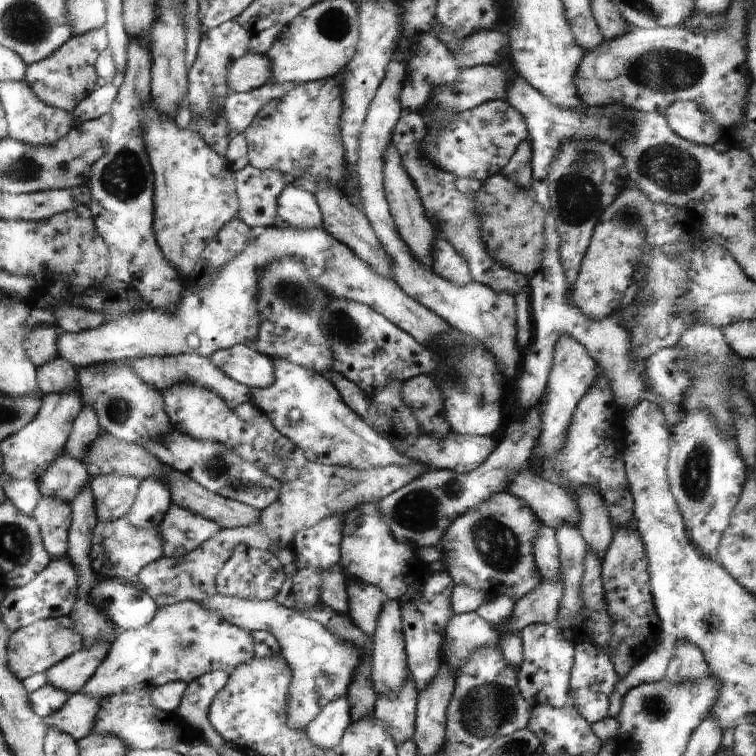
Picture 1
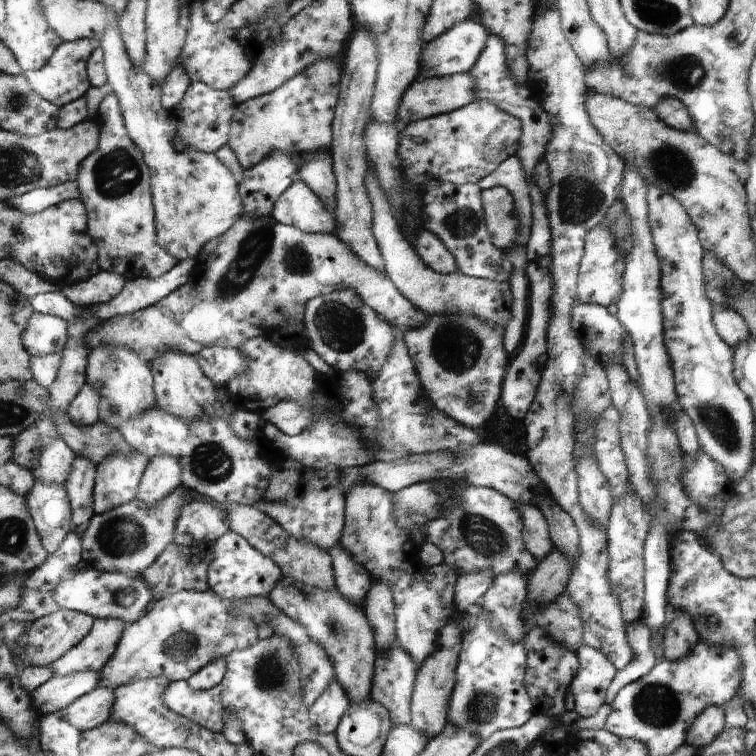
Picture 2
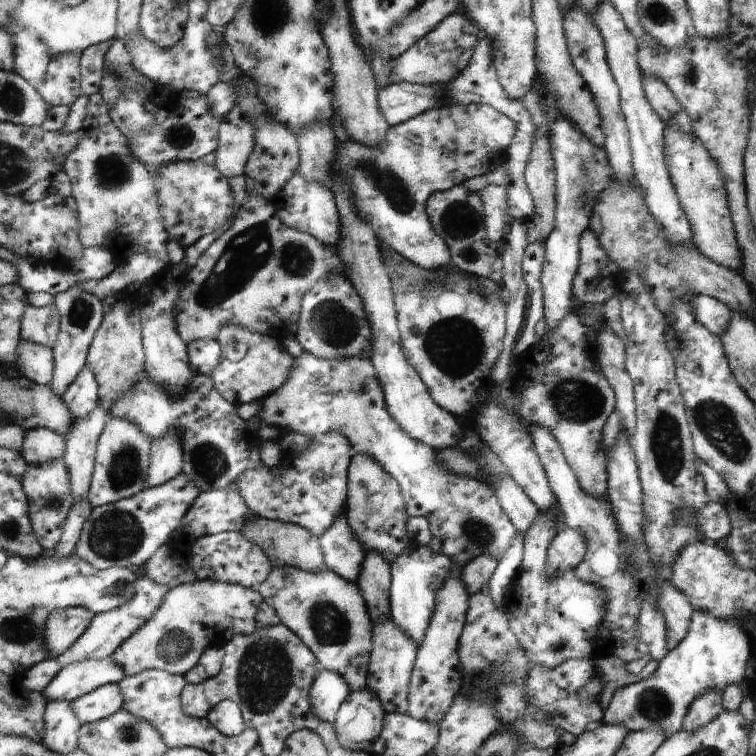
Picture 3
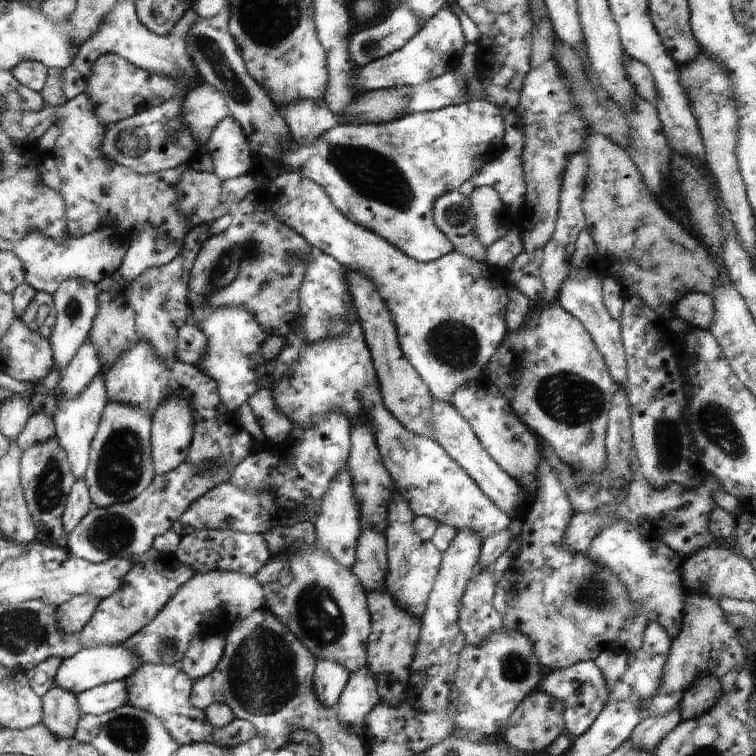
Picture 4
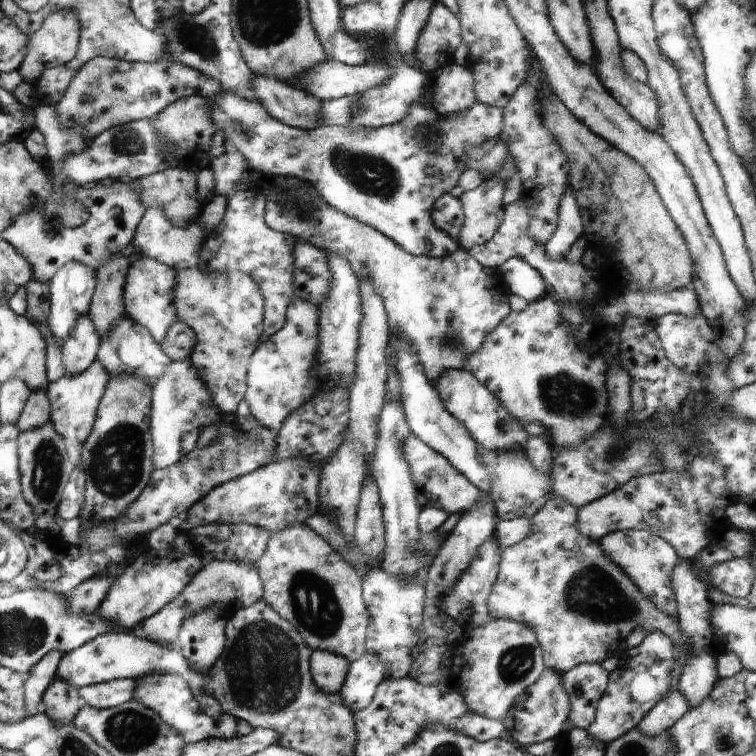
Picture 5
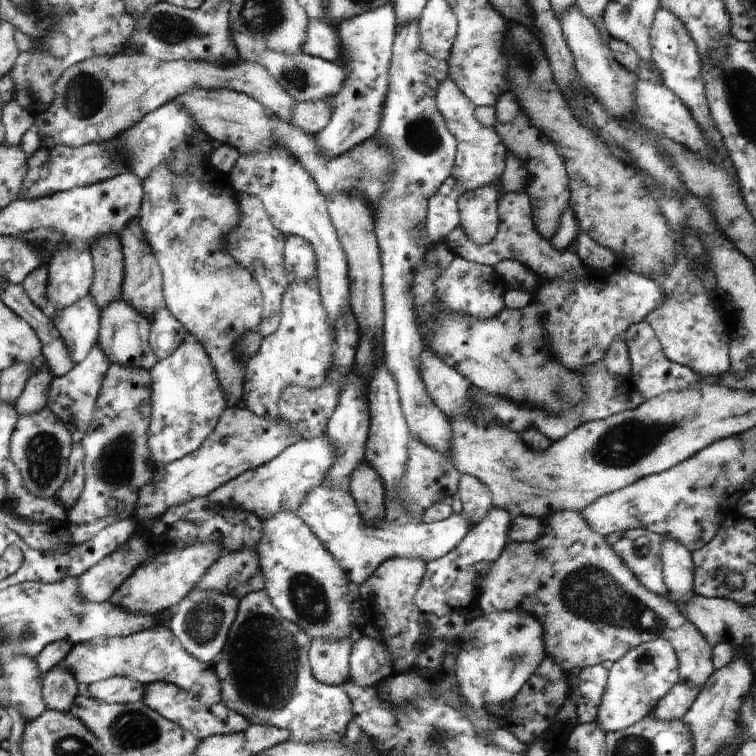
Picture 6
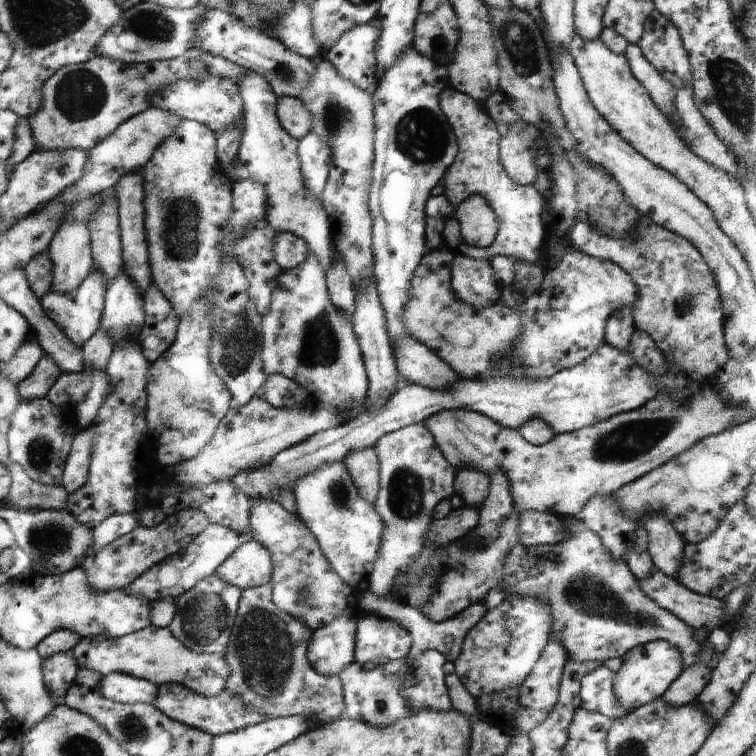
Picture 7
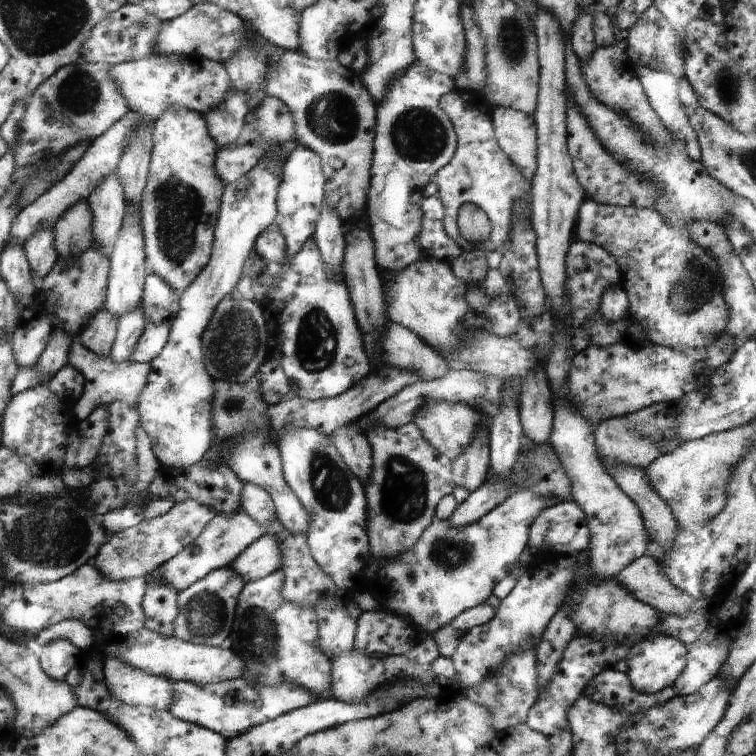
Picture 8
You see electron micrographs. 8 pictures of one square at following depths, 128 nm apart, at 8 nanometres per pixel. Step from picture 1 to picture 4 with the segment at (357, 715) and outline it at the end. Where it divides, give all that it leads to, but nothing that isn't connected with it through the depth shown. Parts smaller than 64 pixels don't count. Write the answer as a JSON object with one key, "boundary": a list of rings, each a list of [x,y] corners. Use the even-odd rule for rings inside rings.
{"boundary":[[[318,544],[300,546],[292,554],[284,552],[274,556],[274,560],[258,572],[256,581],[266,588],[266,606],[278,620],[286,620],[316,658],[338,660],[349,674],[367,667],[366,644],[371,635],[366,592],[360,580],[348,568],[334,562]]]}

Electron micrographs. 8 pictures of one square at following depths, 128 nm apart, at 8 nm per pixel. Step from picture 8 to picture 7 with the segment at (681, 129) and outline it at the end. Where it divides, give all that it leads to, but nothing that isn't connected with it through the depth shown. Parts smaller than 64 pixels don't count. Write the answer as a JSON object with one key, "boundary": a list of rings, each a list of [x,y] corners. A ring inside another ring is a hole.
{"boundary":[[[629,44],[624,56],[629,60],[633,75],[645,85],[657,108],[673,120],[673,98],[676,93],[673,86],[646,60],[638,45]]]}

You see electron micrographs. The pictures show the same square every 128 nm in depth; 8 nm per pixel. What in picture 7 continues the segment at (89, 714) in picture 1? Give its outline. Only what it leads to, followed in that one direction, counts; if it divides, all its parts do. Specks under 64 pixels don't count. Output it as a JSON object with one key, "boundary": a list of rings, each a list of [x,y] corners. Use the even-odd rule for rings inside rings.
{"boundary":[[[110,673],[101,680],[101,692],[106,698],[122,704],[154,704],[159,687],[154,683],[124,673]]]}

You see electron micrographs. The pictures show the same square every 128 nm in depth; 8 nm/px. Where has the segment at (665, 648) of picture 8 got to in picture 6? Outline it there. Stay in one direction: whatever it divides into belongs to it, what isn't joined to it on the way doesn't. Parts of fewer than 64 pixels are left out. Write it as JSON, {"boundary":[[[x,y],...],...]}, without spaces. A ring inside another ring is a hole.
{"boundary":[[[666,639],[648,641],[630,649],[613,662],[607,676],[596,722],[606,733],[620,732],[640,722],[657,708],[657,704],[679,682],[680,664],[673,645]]]}

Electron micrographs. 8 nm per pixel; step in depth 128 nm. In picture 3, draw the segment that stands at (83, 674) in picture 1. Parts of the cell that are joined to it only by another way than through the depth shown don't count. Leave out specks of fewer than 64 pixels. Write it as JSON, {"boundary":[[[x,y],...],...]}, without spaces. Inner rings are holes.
{"boundary":[[[140,576],[138,584],[136,584],[136,596],[134,600],[126,602],[122,608],[114,610],[114,612],[104,612],[104,614],[96,614],[92,618],[90,628],[86,628],[86,632],[80,636],[70,648],[62,654],[59,654],[56,659],[62,667],[68,664],[75,664],[90,658],[100,659],[109,658],[115,655],[116,651],[126,640],[131,639],[138,631],[141,630],[142,624],[149,623],[152,614],[156,612],[156,608],[162,604],[164,594],[169,592],[164,586],[156,584],[154,580],[150,580],[148,576]]]}

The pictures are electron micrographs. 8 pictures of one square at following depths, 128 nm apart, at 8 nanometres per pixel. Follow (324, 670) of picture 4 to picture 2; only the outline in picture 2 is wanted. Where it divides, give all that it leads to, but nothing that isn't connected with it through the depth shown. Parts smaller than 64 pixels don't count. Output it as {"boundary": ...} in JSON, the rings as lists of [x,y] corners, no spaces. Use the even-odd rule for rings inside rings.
{"boundary":[[[330,682],[330,688],[309,706],[309,717],[321,732],[335,734],[351,703],[345,689],[338,682]]]}

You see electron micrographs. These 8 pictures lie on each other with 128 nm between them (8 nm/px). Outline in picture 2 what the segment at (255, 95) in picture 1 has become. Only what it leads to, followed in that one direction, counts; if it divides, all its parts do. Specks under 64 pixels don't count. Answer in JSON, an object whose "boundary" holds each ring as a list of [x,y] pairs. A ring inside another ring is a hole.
{"boundary":[[[194,80],[187,87],[186,93],[175,111],[178,112],[180,134],[174,144],[178,144],[178,150],[182,148],[196,148],[200,152],[216,153],[230,138],[230,124],[232,116],[236,114],[236,100],[230,96],[230,92],[212,90]]]}

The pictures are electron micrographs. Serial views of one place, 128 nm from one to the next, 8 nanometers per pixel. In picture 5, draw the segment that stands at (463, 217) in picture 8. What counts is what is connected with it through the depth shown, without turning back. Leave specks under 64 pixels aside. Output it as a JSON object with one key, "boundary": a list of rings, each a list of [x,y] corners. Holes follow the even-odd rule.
{"boundary":[[[490,178],[478,188],[462,193],[459,199],[465,219],[458,236],[460,248],[467,251],[496,234],[505,211],[504,189],[501,181]]]}

